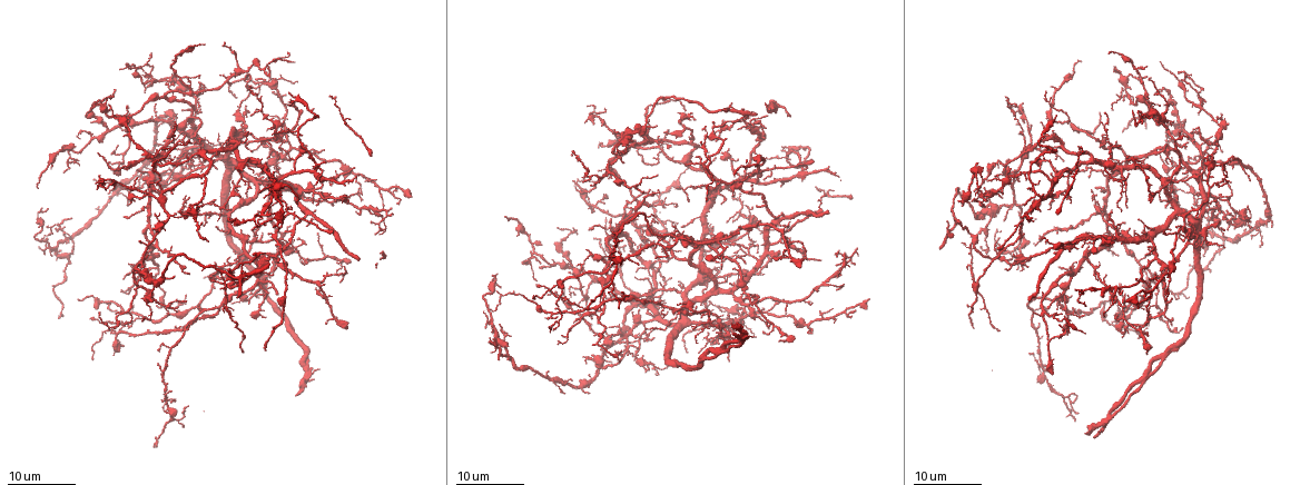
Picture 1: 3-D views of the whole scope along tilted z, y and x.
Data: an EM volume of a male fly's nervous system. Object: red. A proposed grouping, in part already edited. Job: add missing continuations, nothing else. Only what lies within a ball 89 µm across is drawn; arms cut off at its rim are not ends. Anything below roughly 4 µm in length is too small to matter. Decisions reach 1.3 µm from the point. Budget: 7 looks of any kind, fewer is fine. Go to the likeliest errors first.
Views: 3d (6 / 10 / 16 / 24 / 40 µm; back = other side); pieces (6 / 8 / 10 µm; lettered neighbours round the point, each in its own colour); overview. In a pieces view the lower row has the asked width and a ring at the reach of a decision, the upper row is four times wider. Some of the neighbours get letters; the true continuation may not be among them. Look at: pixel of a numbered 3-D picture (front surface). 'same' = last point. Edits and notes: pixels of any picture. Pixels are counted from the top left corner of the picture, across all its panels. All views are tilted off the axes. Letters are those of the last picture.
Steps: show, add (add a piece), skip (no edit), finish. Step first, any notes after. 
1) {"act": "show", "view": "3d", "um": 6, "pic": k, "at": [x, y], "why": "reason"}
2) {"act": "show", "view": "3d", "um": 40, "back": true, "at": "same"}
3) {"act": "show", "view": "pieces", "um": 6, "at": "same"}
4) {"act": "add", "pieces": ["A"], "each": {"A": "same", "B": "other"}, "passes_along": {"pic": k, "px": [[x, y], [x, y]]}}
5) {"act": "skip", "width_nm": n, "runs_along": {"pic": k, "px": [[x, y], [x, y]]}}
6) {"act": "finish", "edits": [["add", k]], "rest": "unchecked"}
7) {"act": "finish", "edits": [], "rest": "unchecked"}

{"act": "show", "view": "3d", "um": 16, "pic": 1, "at": [275, 292]}

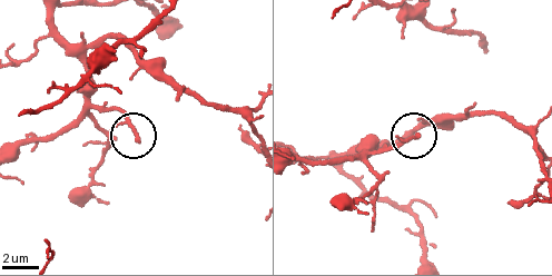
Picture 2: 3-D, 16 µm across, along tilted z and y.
{"act": "show", "view": "pieces", "um": 6, "pic": 2, "at": [136, 140]}

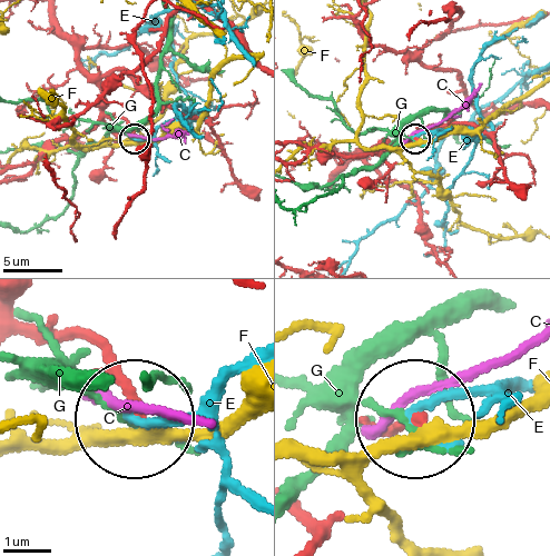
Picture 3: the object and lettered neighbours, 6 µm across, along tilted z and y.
{"act": "skip", "each": {"C": "other", "E": "other", "F": "other", "G": "other"}, "found": "no lettered piece goes on from it"}

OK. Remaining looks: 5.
{"act": "show", "view": "3d", "um": 24, "pic": 1, "at": [1094, 188], "why": "tapers out"}

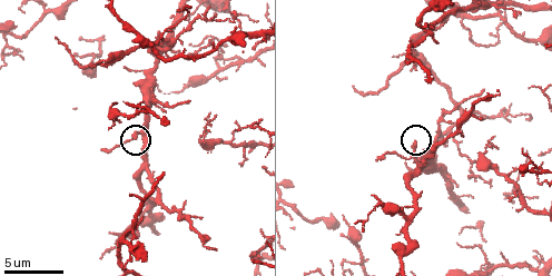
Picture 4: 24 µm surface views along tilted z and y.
{"act": "show", "view": "pieces", "um": 10, "pic": 4, "at": [134, 138]}

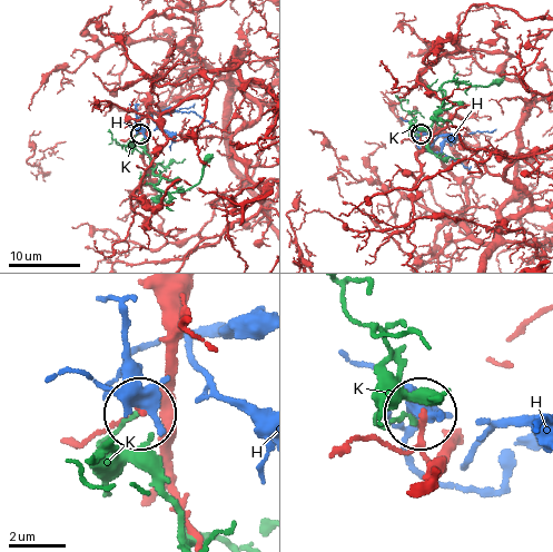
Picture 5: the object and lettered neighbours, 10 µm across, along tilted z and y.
{"act": "skip", "each": {"H": "other", "K": "other"}, "found": "none of them fits"}

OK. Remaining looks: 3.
{"act": "show", "view": "3d", "um": 16, "pic": 1, "at": [316, 291], "why": "an open end"}

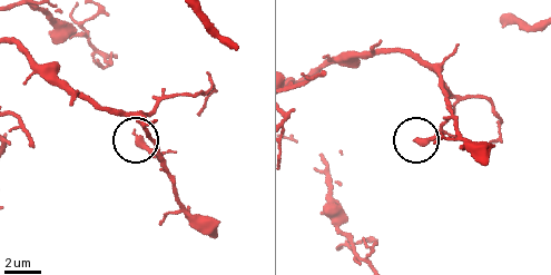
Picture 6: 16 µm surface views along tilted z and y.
{"act": "show", "view": "3d", "um": 6, "pic": 6, "at": [134, 133]}

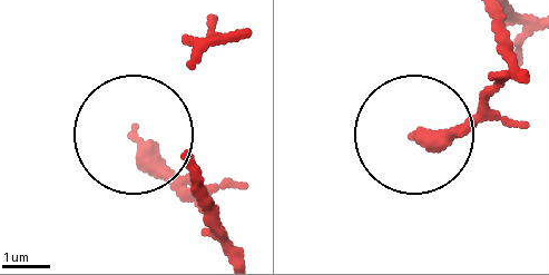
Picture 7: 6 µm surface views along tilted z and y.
{"act": "show", "view": "pieces", "um": 10, "pic": 7, "at": [417, 133], "why": "what lies round it"}

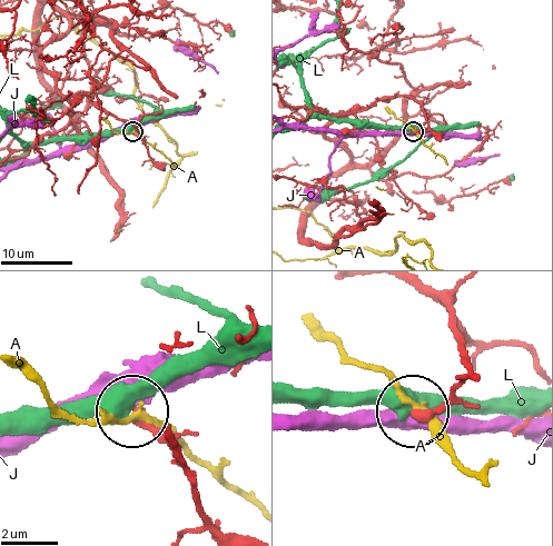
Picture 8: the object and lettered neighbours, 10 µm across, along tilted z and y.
{"act": "skip", "each": {"A": "other", "J": "other", "L": "other"}, "runs_along": {"pic": 8, "px": [[431, 291], [446, 308], [465, 378], [445, 400], [414, 410]]}, "found": "none of them fits"}

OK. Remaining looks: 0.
{"act": "finish", "edits": [], "rest": "unchecked"}

